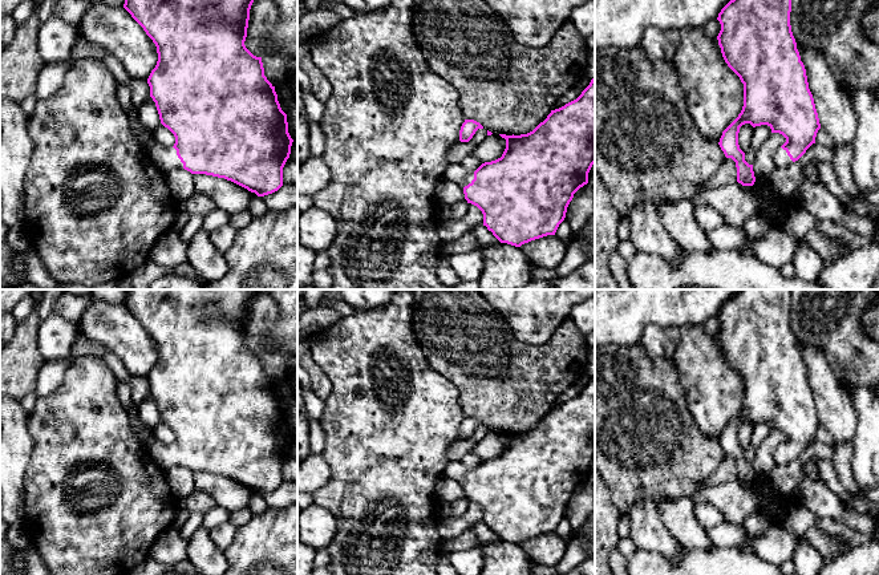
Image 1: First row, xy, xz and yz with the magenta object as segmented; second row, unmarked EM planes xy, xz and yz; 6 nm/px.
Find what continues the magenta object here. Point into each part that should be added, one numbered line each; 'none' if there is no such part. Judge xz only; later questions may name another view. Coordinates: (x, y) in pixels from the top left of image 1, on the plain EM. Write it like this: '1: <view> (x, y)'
1: xz (456, 470)

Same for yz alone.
1: yz (781, 457)

